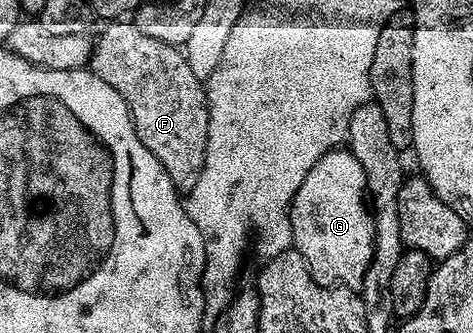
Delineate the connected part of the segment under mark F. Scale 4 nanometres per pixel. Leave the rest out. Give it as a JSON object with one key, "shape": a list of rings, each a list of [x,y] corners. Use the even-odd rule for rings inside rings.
{"shape":[[[110,20],[105,23],[102,35],[97,35],[94,51],[90,54],[89,70],[104,84],[112,84],[116,92],[128,104],[130,118],[134,121],[136,136],[164,164],[172,184],[180,192],[188,192],[196,188],[196,180],[200,180],[200,172],[204,172],[204,154],[208,148],[208,116],[210,105],[206,102],[206,88],[203,79],[198,78],[189,67],[185,53],[179,47],[169,46],[160,40],[152,40],[145,32],[136,28],[133,20]]]}

